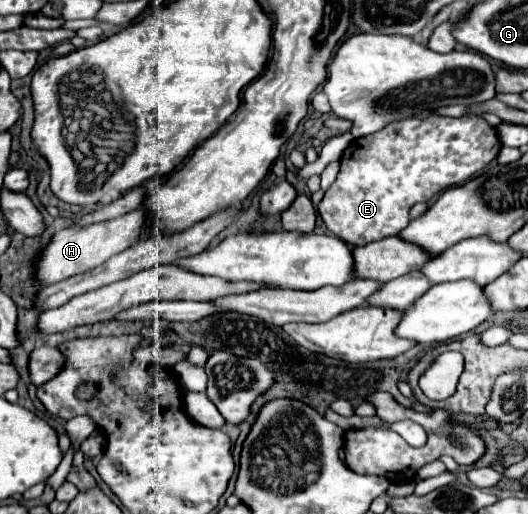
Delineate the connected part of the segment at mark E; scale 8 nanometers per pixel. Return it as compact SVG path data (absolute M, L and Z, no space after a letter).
M430 115L426 119L400 119L392 121L378 133L354 139L340 161L340 173L336 181L326 191L324 199L318 205L318 213L334 235L350 245L368 245L372 241L384 239L388 235L398 235L408 223L408 211L416 203L430 203L446 187L462 185L480 173L490 161L496 159L500 151L500 139L496 129L482 117L438 117Z

